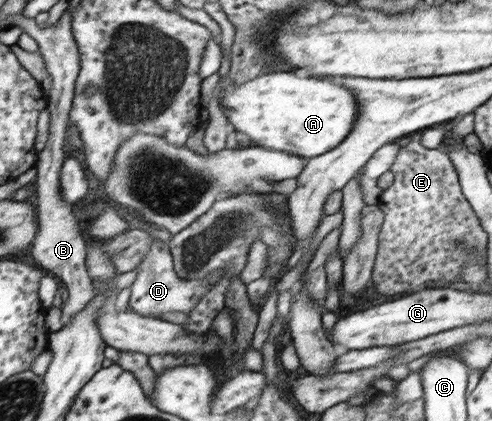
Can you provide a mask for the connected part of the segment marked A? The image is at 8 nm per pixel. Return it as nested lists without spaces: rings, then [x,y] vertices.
[[[263,73],[243,85],[230,85],[223,97],[225,116],[235,131],[246,133],[251,143],[266,149],[287,151],[299,157],[316,158],[335,150],[351,133],[357,117],[355,95],[339,83],[323,81],[317,77],[297,77],[293,73]]]

